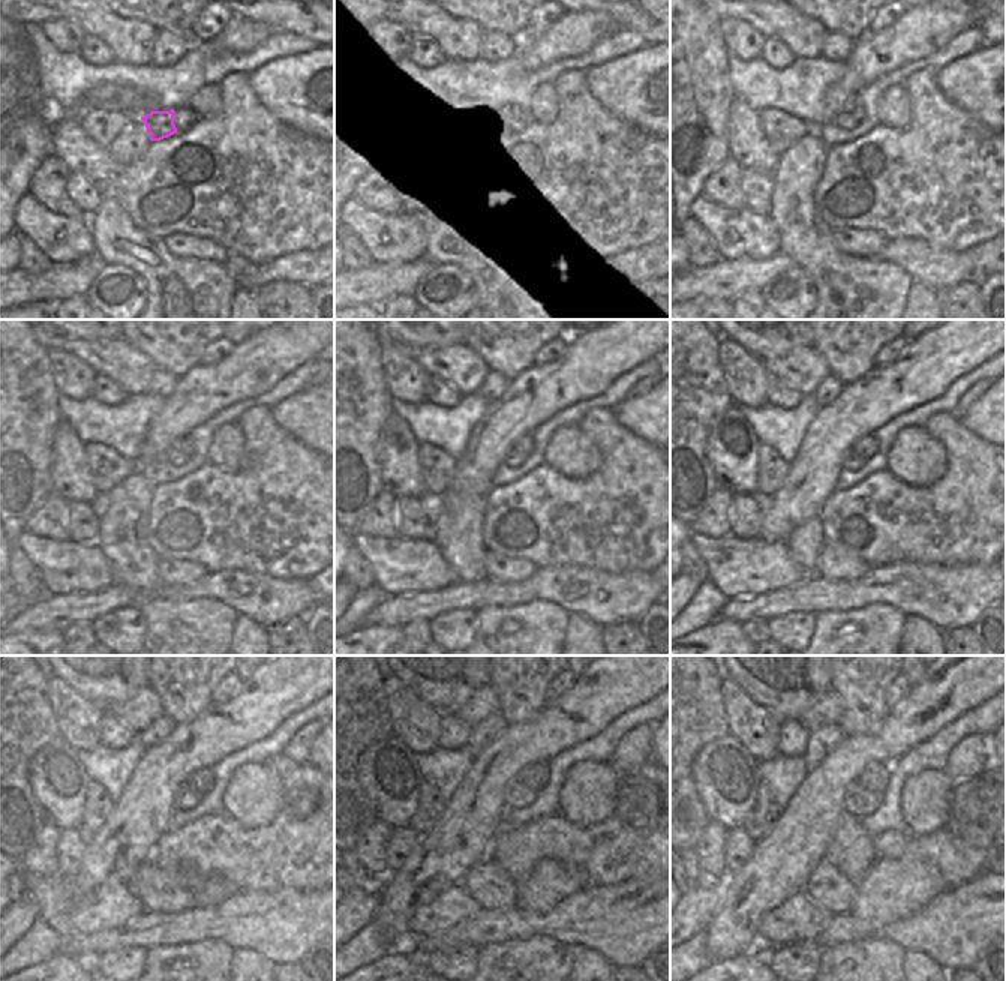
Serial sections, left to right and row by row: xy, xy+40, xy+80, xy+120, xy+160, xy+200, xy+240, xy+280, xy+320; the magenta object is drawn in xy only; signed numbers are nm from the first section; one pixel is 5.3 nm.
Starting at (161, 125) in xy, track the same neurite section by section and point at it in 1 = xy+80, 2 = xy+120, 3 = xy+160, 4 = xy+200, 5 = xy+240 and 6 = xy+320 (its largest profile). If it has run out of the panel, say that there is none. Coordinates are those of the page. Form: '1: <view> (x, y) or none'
1: xy+80 (846, 122)
2: xy+120 (174, 458)
3: xy+160 (513, 459)
4: xy+200 (852, 462)
5: xy+240 (183, 800)
6: xy+320 (859, 801)

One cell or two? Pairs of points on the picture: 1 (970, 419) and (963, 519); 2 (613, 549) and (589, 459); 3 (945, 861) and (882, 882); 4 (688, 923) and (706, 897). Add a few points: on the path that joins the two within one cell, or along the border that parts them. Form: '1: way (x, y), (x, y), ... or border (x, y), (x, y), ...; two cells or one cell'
1: border (958, 420), (990, 443); two cells
2: border (603, 458), (582, 479), (568, 479), (558, 473); two cells
3: border (894, 858), (912, 854), (931, 866), (948, 887); two cells
4: way (688, 917), (700, 903); one cell

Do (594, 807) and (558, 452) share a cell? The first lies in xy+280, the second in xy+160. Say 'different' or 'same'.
same

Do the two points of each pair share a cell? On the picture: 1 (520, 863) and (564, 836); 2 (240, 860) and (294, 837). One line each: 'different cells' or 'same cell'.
1: same cell
2: same cell

